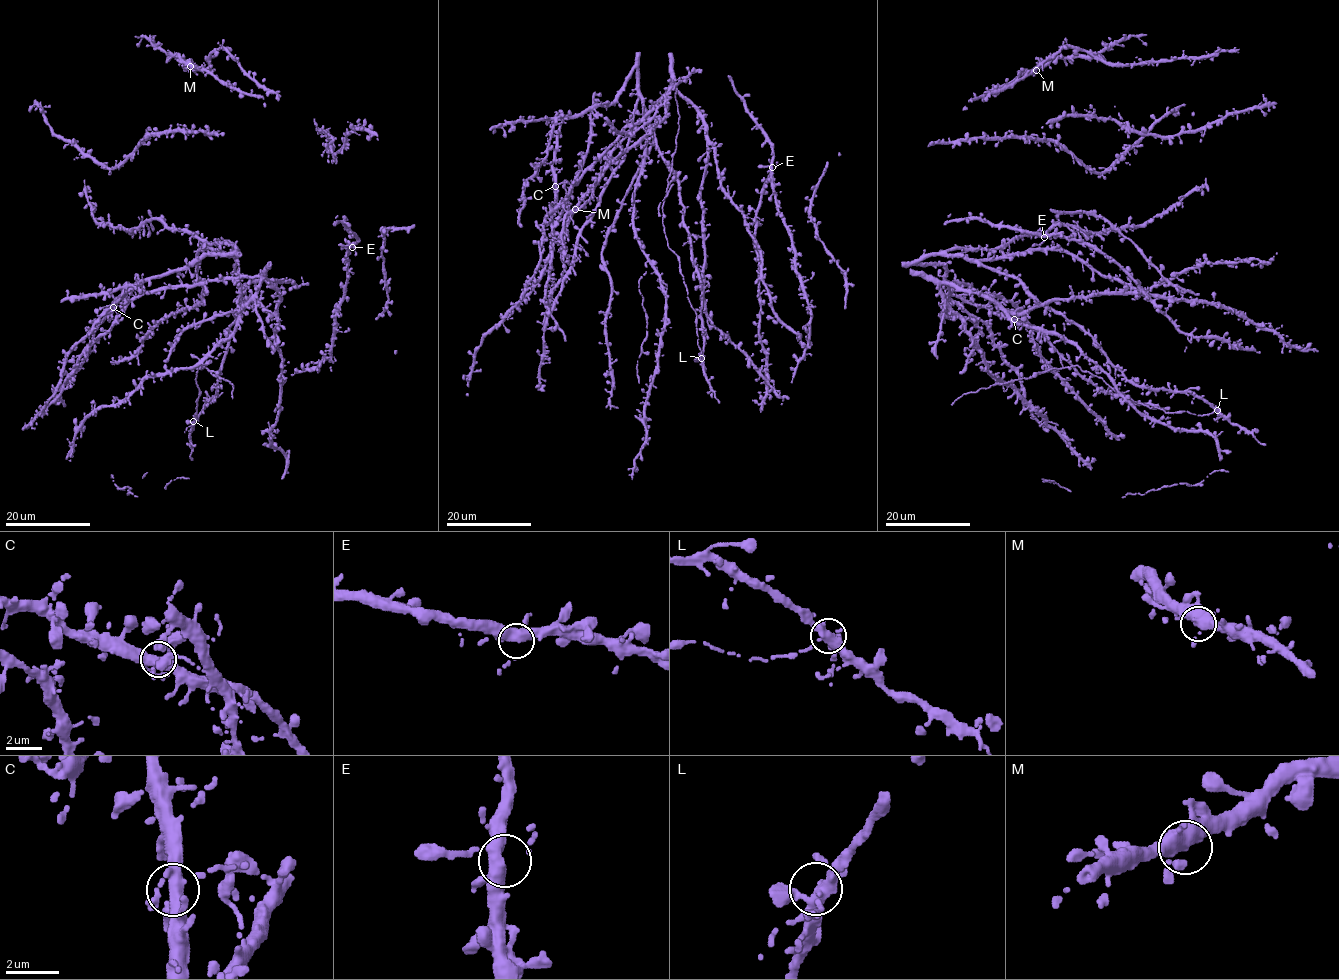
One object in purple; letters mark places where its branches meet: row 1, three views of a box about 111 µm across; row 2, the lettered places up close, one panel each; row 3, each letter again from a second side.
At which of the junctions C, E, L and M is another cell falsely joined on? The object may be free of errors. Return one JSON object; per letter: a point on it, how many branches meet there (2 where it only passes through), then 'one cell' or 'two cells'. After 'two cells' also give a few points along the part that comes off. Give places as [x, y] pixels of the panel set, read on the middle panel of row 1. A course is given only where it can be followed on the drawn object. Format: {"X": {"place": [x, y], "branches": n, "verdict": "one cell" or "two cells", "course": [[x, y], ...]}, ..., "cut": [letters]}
{"C": {"place": [555, 186], "branches": 5, "verdict": "one cell"}, "E": {"place": [772, 167], "branches": 5, "verdict": "one cell"}, "L": {"place": [701, 358], "branches": 6, "verdict": "one cell"}, "M": {"place": [575, 209], "branches": 6, "verdict": "one cell"}, "cut": []}

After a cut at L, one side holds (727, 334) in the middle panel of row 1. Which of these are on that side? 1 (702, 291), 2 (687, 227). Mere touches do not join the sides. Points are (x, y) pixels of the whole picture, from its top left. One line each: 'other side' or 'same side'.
1: same side
2: same side

